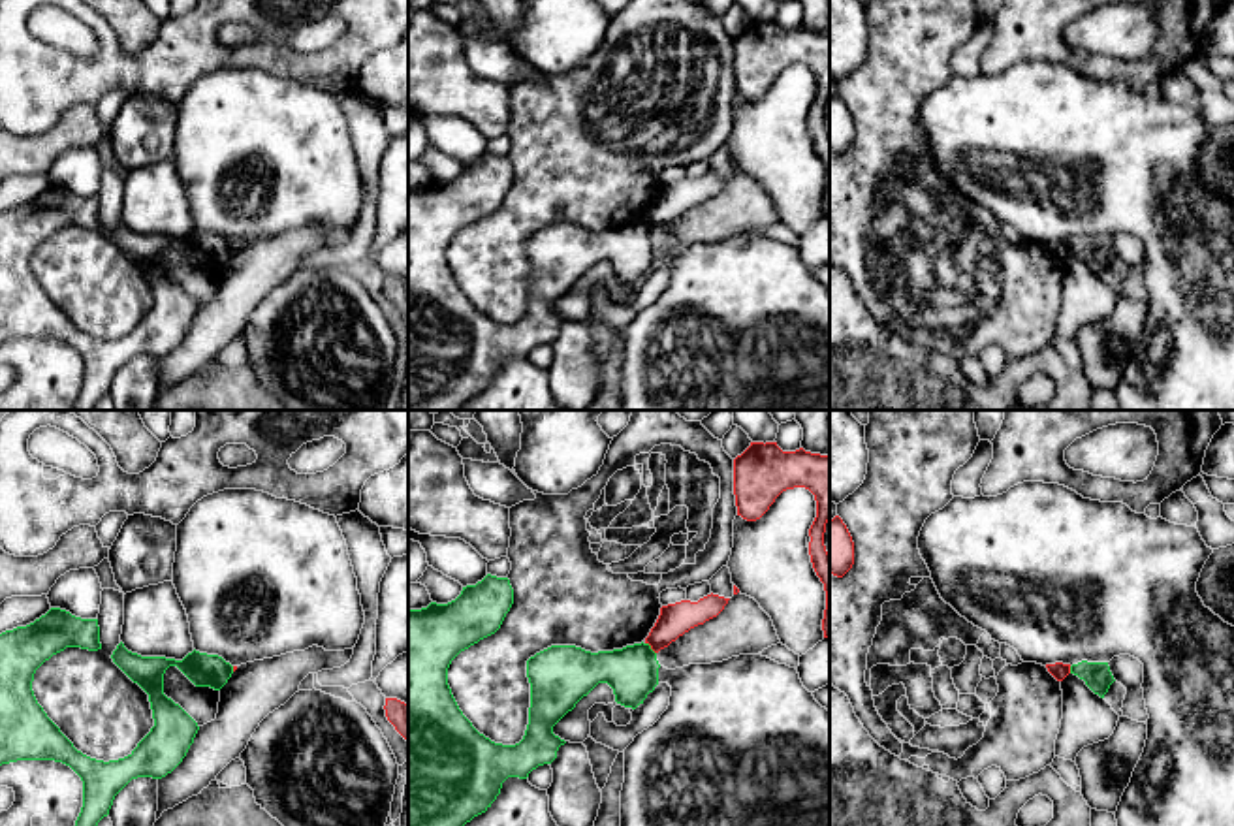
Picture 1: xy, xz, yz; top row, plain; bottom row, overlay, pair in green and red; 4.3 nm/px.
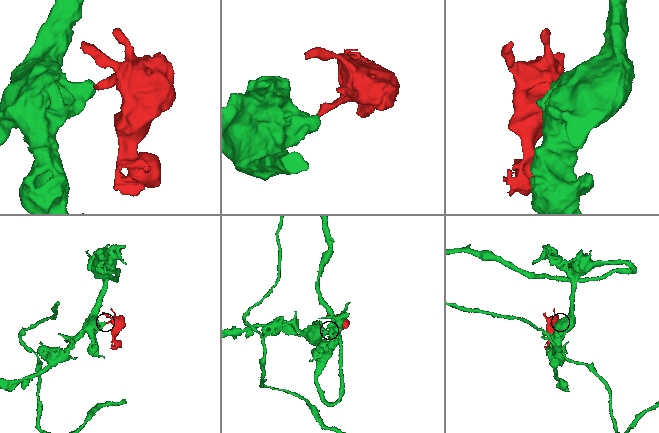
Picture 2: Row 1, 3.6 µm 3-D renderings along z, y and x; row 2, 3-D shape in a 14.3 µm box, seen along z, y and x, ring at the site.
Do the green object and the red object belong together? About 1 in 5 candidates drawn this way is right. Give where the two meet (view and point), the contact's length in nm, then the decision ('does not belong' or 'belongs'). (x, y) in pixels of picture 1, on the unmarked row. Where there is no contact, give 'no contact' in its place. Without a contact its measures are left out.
meets green in xz at (649, 226); contact 70 nm long; does not belong

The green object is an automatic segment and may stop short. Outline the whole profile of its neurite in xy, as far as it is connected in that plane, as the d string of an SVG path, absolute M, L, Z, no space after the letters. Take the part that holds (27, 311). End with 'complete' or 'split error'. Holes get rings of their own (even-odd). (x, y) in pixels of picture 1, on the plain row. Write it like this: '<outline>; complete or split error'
M51 186L34 201L0 213L0 344L17 339L55 339L70 344L83 359L83 386L73 410L94 410L132 357L166 356L194 322L199 305L164 273L166 248L177 245L196 265L220 269L233 245L218 233L196 228L182 239L141 235L120 220L111 237L149 273L154 305L128 335L103 341L77 329L32 269L36 248L66 226L102 228L98 198Z; complete

